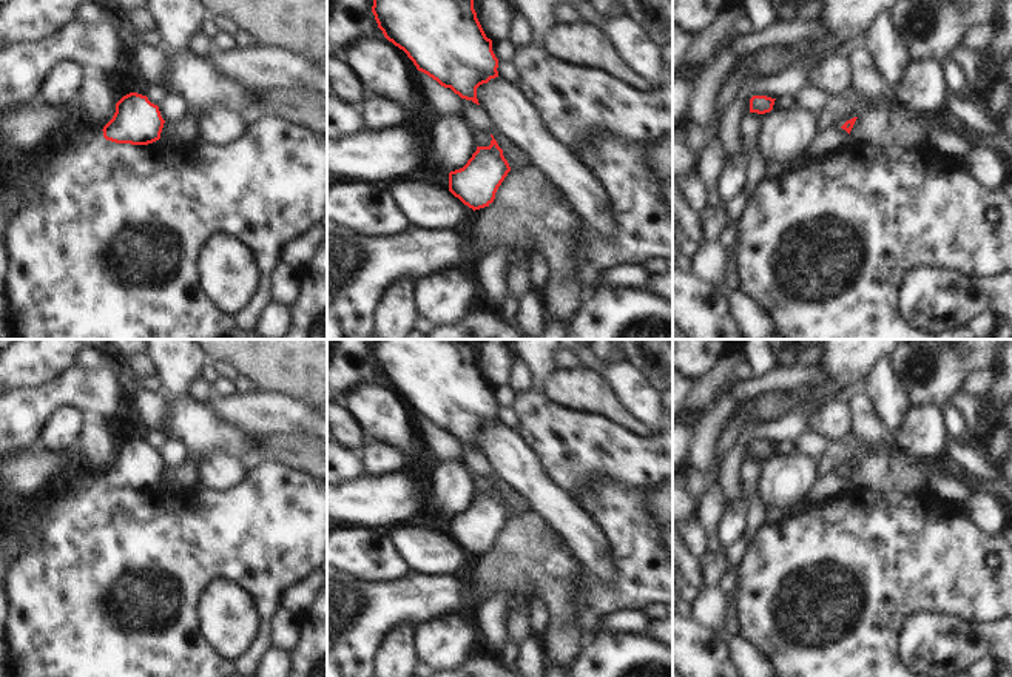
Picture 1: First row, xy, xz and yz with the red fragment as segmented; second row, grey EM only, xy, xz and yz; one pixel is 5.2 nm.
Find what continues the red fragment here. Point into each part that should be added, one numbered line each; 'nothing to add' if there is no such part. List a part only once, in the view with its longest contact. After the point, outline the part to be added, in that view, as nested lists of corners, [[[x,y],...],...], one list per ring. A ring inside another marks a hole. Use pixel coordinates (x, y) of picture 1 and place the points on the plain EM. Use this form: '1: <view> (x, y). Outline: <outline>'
nothing to add

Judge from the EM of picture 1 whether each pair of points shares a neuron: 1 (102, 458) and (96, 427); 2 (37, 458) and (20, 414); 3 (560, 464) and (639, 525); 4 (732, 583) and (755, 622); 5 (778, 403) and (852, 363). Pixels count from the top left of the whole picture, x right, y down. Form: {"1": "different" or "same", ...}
{"1": "same", "2": "different", "3": "different", "4": "different", "5": "same"}

